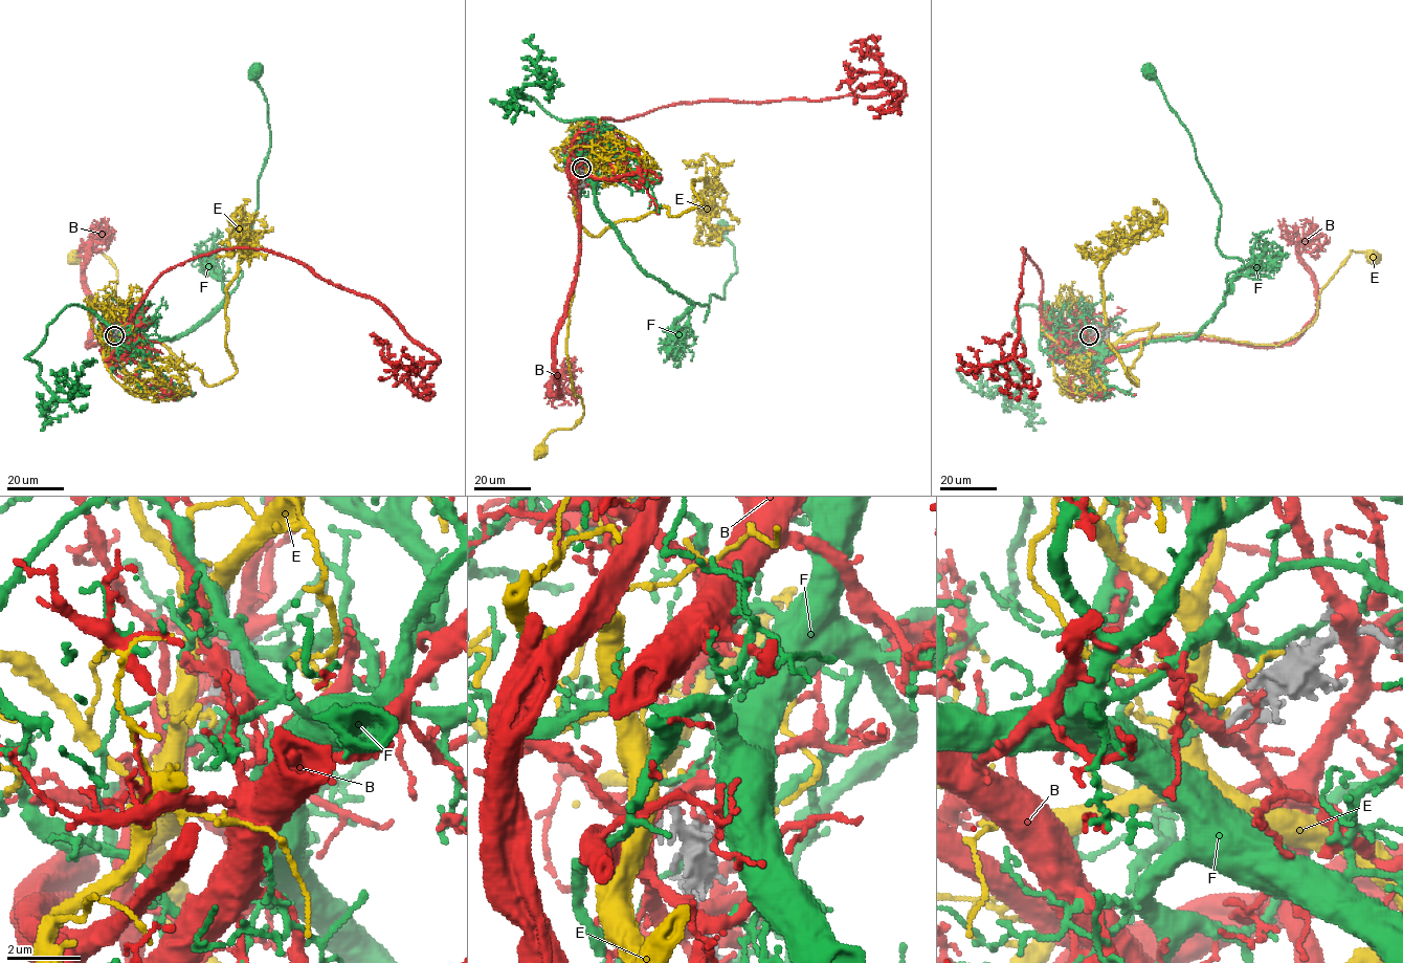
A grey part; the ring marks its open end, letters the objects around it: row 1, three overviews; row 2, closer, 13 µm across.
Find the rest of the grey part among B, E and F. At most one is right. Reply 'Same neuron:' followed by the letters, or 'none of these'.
Same neuron: none of these

